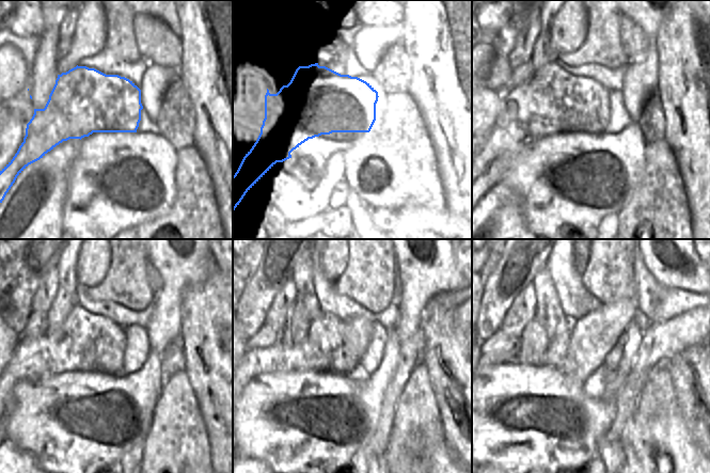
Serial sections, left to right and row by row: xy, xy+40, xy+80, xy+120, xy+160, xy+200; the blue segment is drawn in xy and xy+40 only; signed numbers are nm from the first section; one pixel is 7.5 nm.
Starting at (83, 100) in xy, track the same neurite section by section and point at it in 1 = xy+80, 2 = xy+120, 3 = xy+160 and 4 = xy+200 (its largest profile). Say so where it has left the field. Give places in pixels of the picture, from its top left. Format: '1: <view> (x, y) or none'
1: xy+80 (553, 101)
2: xy+120 (84, 342)
3: xy+160 (332, 344)
4: xy+200 (595, 334)

